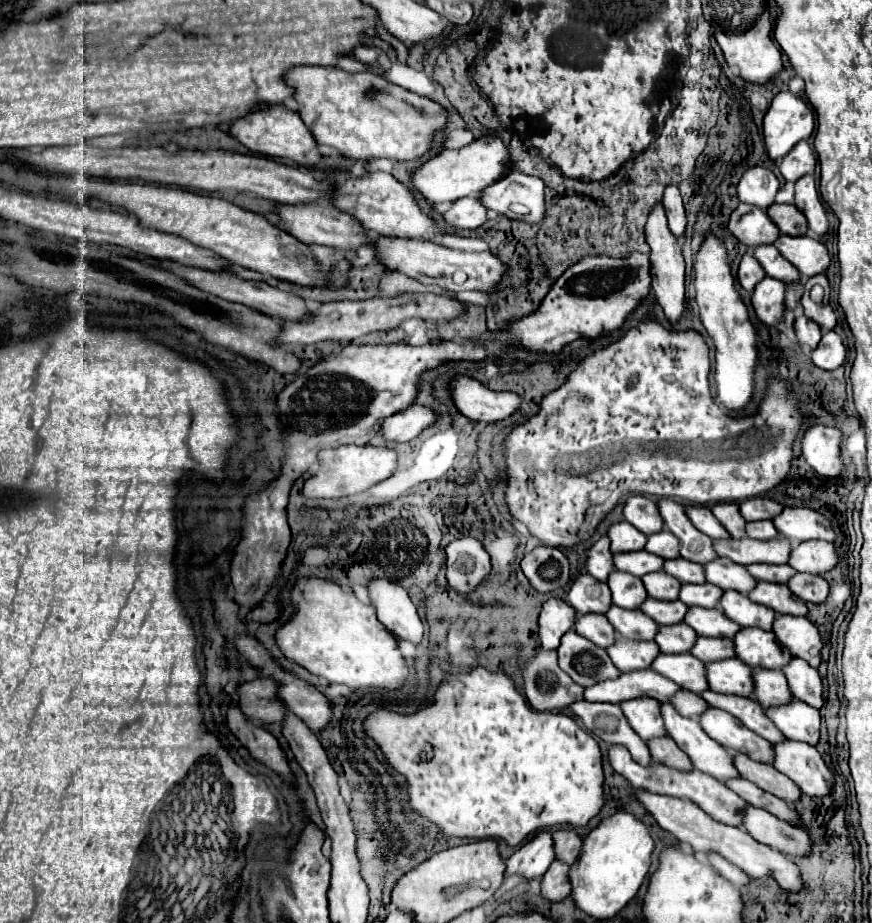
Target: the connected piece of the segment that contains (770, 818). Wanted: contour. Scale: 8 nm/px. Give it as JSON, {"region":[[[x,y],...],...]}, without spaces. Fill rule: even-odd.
{"region":[[[746,805],[742,809],[742,827],[760,843],[776,847],[788,855],[806,855],[810,851],[808,833],[792,827],[788,821],[774,817],[772,813]]]}

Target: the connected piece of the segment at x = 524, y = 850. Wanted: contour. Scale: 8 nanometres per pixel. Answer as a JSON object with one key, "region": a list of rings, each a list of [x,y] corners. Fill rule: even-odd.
{"region":[[[540,831],[534,839],[526,841],[506,861],[506,875],[522,873],[526,879],[542,877],[554,861],[554,839],[550,831]]]}

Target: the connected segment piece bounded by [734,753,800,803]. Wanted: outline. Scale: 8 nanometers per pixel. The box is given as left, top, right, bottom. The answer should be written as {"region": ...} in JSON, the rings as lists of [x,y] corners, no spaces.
{"region":[[[734,753],[734,767],[738,769],[740,777],[750,779],[760,789],[764,789],[764,791],[768,791],[788,803],[792,803],[800,797],[798,785],[794,781],[790,781],[786,775],[782,775],[780,771],[776,771],[772,765],[752,761],[744,753]]]}

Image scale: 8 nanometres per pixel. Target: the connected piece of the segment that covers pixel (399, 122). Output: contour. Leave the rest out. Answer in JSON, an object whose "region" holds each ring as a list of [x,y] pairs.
{"region":[[[296,67],[286,73],[286,83],[296,89],[294,99],[300,103],[302,121],[310,127],[312,135],[318,139],[320,145],[328,145],[340,151],[340,155],[358,159],[358,161],[372,161],[372,159],[392,159],[392,161],[418,161],[426,155],[438,131],[448,125],[448,111],[434,103],[432,99],[420,97],[404,87],[388,83],[382,75],[364,71],[364,73],[346,73],[334,67]]]}

